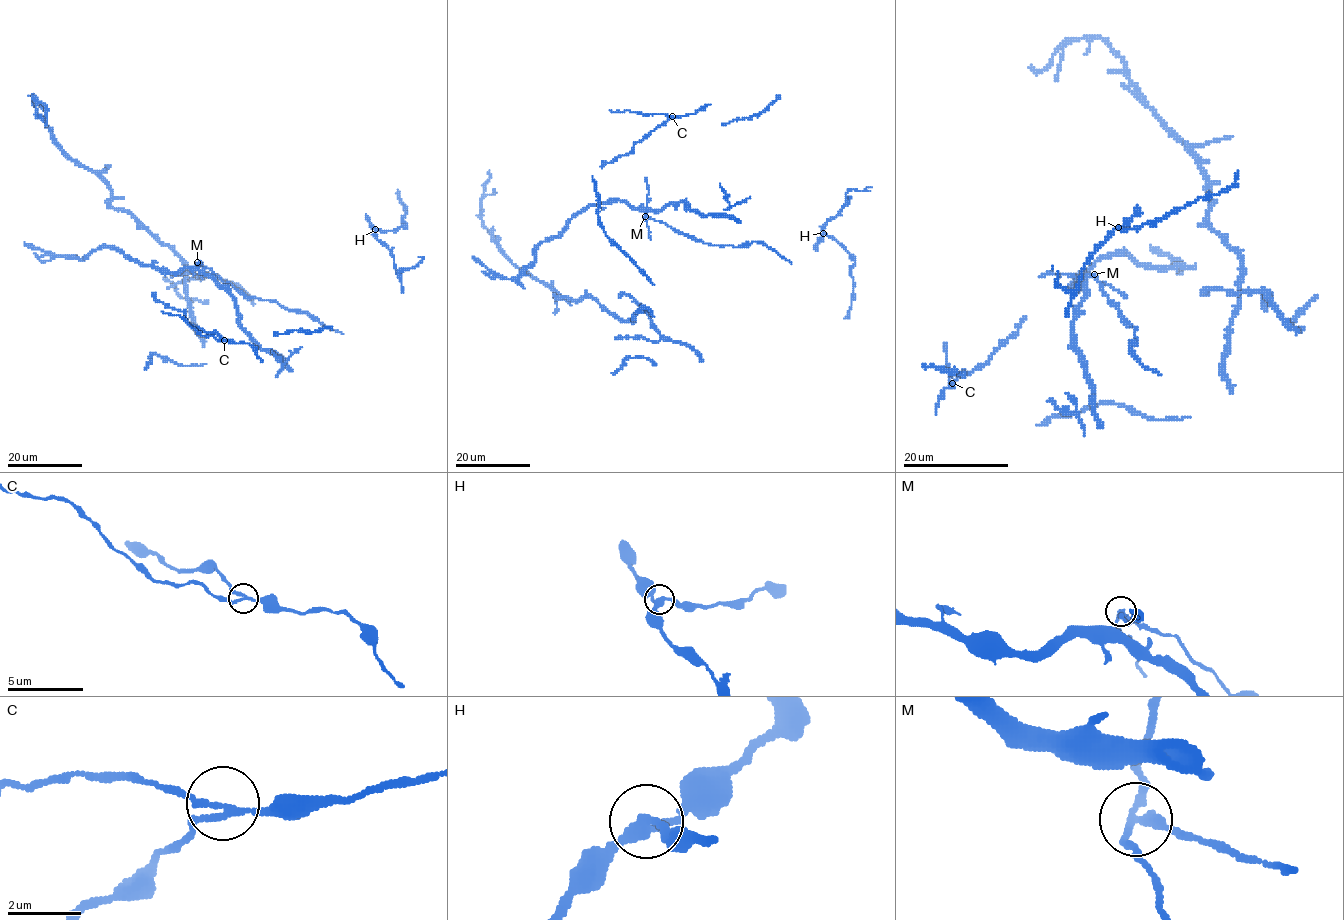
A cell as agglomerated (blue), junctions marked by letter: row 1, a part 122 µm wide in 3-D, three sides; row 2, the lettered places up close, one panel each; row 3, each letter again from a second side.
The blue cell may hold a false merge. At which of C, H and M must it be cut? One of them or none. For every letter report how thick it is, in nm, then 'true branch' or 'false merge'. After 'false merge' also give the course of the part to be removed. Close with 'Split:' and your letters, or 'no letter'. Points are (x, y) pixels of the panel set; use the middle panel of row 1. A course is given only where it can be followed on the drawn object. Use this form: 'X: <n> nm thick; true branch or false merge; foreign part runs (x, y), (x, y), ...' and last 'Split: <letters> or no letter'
C: 160 nm thick; true branch
H: 280 nm thick; true branch
M: 200 nm thick; false merge; foreign part runs (644, 216), (649, 192), (646, 177)
Split: M

